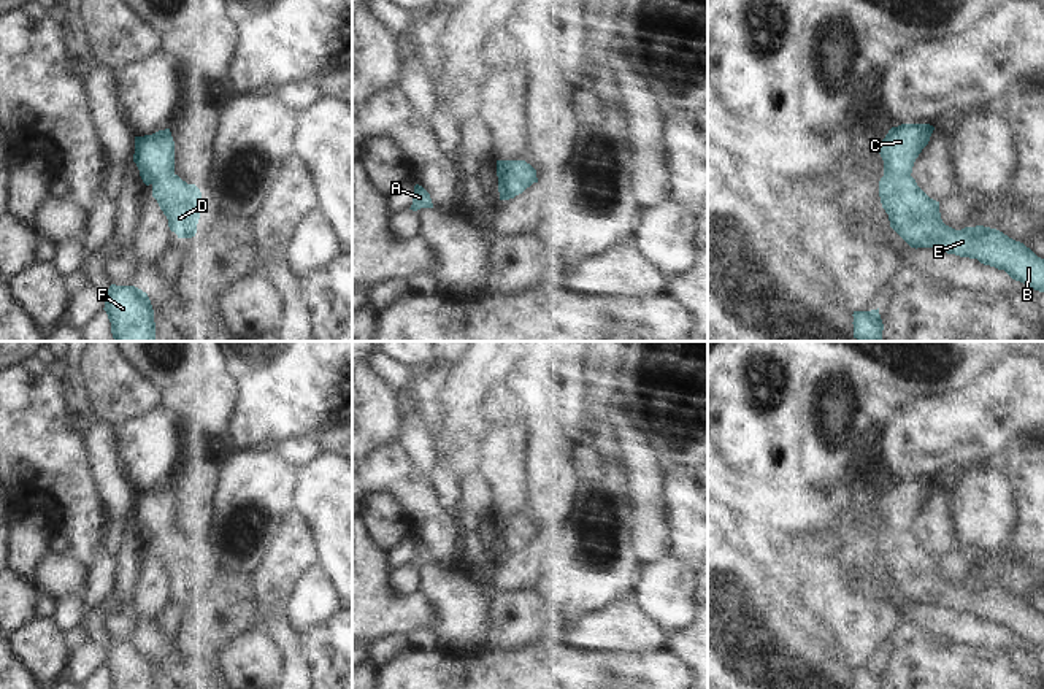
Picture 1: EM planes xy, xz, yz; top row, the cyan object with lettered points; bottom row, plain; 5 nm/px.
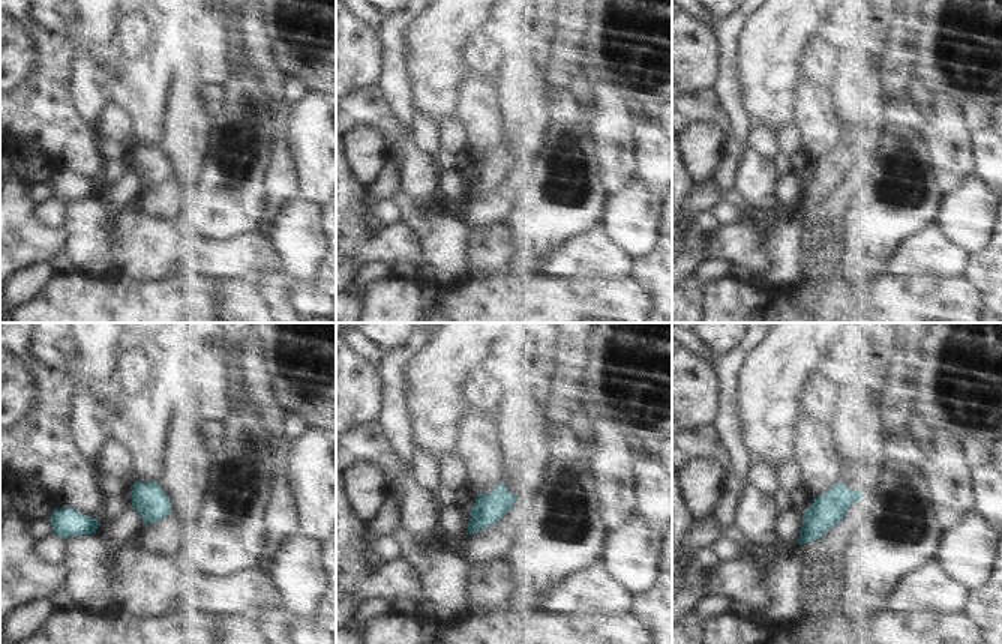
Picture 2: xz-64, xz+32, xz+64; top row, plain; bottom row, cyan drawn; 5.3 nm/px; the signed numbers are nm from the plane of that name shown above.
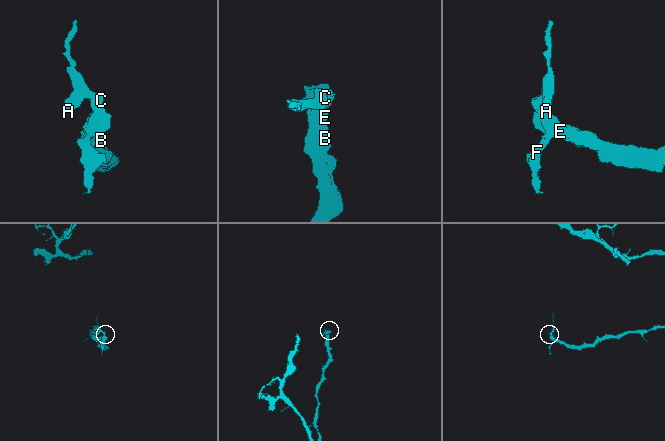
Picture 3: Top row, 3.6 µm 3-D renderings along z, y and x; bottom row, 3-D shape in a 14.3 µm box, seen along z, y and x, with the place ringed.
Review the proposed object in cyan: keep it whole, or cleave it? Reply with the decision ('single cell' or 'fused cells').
single cell

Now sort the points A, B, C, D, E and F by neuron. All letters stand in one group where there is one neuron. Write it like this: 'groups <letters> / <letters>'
groups A B C D E F

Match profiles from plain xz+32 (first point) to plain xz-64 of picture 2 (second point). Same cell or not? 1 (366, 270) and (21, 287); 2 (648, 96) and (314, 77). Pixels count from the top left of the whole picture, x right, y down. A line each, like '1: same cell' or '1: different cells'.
1: same cell
2: same cell

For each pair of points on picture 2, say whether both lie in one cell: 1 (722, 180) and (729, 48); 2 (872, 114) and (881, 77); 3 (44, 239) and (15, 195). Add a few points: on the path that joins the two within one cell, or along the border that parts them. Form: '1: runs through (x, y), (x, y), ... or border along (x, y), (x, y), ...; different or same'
1: runs through (732, 147), (737, 114), (726, 81); same
2: runs through (872, 105), (872, 86); same
3: runs through (33, 228), (15, 210), (15, 206); same

